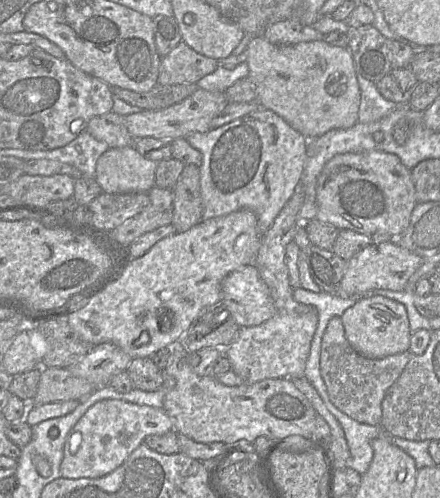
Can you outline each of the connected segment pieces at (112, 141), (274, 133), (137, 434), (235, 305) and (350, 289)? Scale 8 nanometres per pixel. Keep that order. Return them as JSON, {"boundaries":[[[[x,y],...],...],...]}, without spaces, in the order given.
{"boundaries":[[[[115,112],[96,116],[87,123],[86,131],[110,148],[132,146],[135,140],[126,127],[124,117]]],[[[264,108],[207,132],[192,133],[186,140],[202,154],[199,167],[202,219],[249,209],[256,214],[262,235],[300,184],[309,141],[278,114]]],[[[107,399],[91,406],[65,439],[60,475],[66,479],[100,478],[116,470],[148,436],[163,435],[173,430],[173,423],[162,410],[122,400]]],[[[255,264],[241,267],[223,279],[221,302],[240,328],[258,326],[277,313],[270,289]]],[[[397,239],[370,244],[347,261],[347,267],[336,294],[350,297],[377,289],[401,291],[405,289],[409,278],[423,262],[422,257],[401,246]]]]}

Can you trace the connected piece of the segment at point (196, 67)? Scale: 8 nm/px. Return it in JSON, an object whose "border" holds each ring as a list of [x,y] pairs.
{"border":[[[181,41],[162,58],[158,85],[193,84],[213,73],[218,60],[197,53]]]}

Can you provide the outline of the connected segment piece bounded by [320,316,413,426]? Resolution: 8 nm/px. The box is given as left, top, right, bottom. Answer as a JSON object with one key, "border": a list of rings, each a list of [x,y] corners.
{"border":[[[334,316],[329,320],[322,338],[320,374],[328,396],[337,409],[359,423],[379,426],[385,394],[401,375],[411,355],[413,354],[409,350],[381,359],[369,359],[360,355],[345,336],[341,316]]]}

